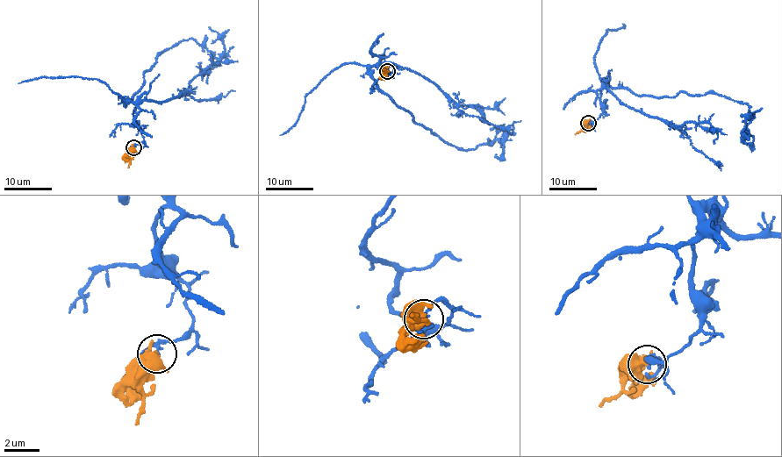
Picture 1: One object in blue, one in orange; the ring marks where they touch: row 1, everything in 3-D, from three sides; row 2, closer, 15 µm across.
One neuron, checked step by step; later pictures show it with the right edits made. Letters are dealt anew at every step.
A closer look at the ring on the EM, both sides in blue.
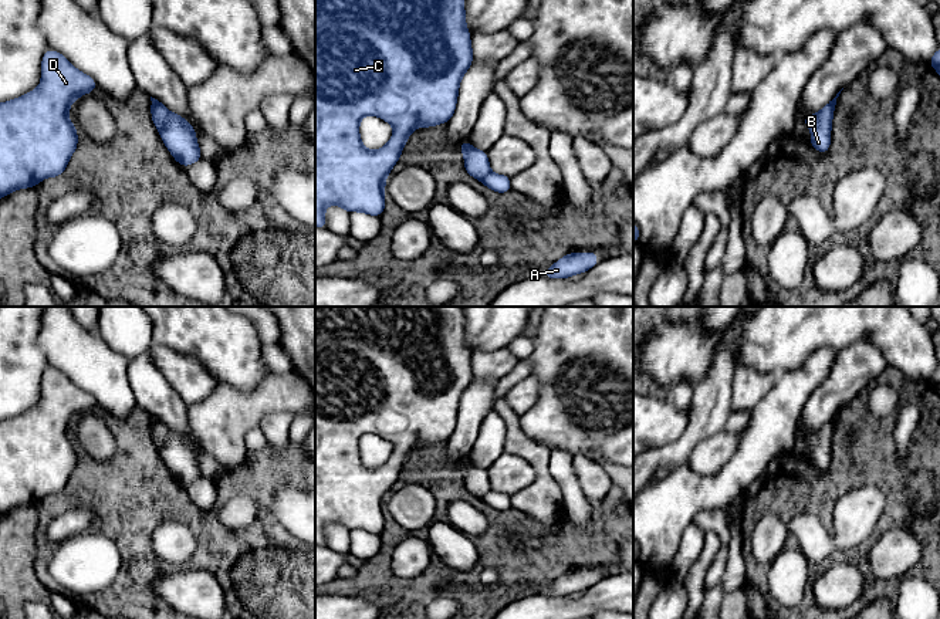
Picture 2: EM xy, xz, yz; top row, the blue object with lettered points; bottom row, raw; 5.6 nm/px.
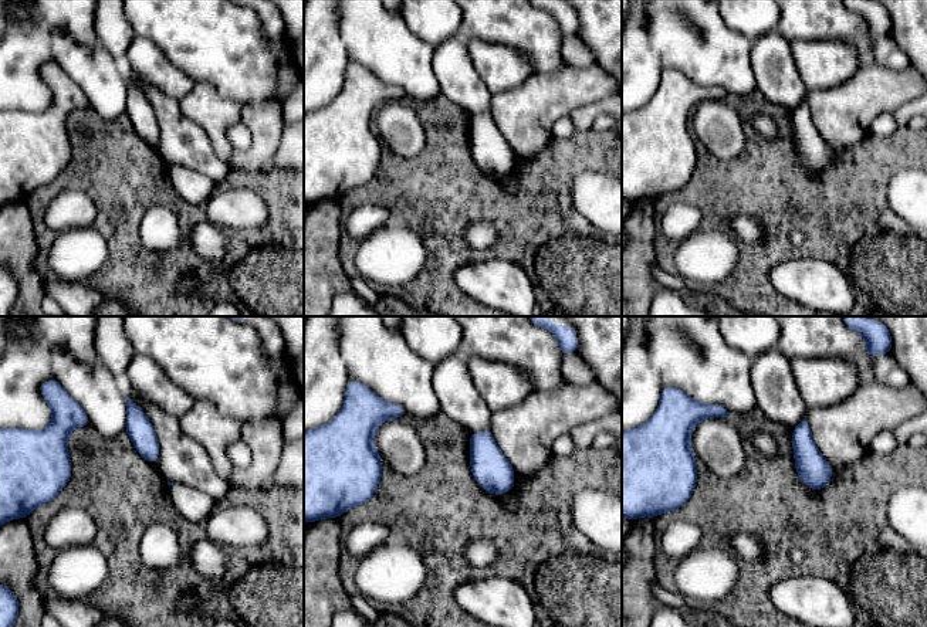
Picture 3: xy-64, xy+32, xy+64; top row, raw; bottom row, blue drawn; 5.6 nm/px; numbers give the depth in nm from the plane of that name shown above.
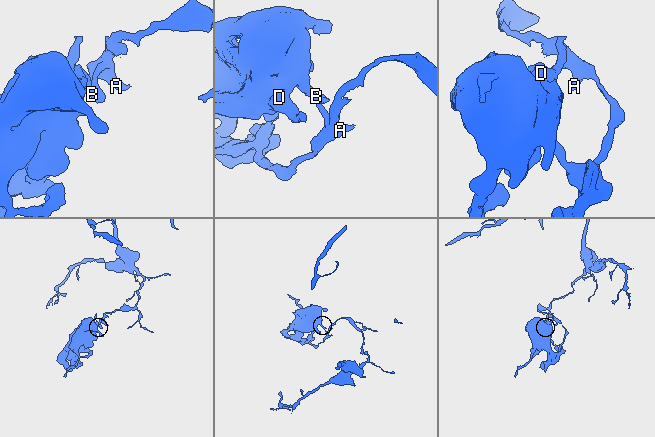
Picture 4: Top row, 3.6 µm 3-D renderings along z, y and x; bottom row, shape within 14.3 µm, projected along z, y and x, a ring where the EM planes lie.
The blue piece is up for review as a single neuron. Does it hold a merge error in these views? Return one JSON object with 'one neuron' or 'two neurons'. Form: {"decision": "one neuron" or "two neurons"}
{"decision": "two neurons"}

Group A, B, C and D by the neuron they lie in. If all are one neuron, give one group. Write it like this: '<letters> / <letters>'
A B / C D

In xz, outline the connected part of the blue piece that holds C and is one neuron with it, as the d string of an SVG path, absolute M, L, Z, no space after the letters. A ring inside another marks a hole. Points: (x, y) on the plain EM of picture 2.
M315 307L315 545L327 547L325 525L329 522L349 531L362 530L376 535L383 531L386 494L398 481L409 453L419 444L447 442L456 429L460 399L474 378L470 356L463 307ZM366 433L379 434L393 444L392 456L381 467L369 469L362 463L359 440Z

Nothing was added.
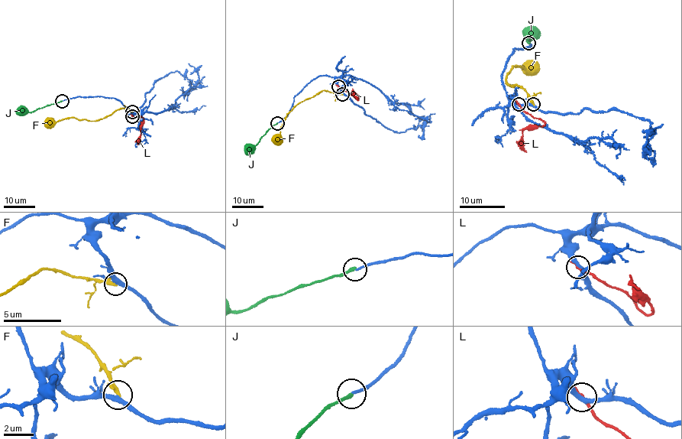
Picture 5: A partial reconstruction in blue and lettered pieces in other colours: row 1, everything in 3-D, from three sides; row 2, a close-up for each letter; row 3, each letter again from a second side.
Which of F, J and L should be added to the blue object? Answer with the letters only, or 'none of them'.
none of them

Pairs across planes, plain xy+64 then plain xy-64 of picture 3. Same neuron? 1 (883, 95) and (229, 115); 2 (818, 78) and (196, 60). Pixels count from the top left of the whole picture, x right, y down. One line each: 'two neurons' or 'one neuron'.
1: one neuron
2: two neurons

